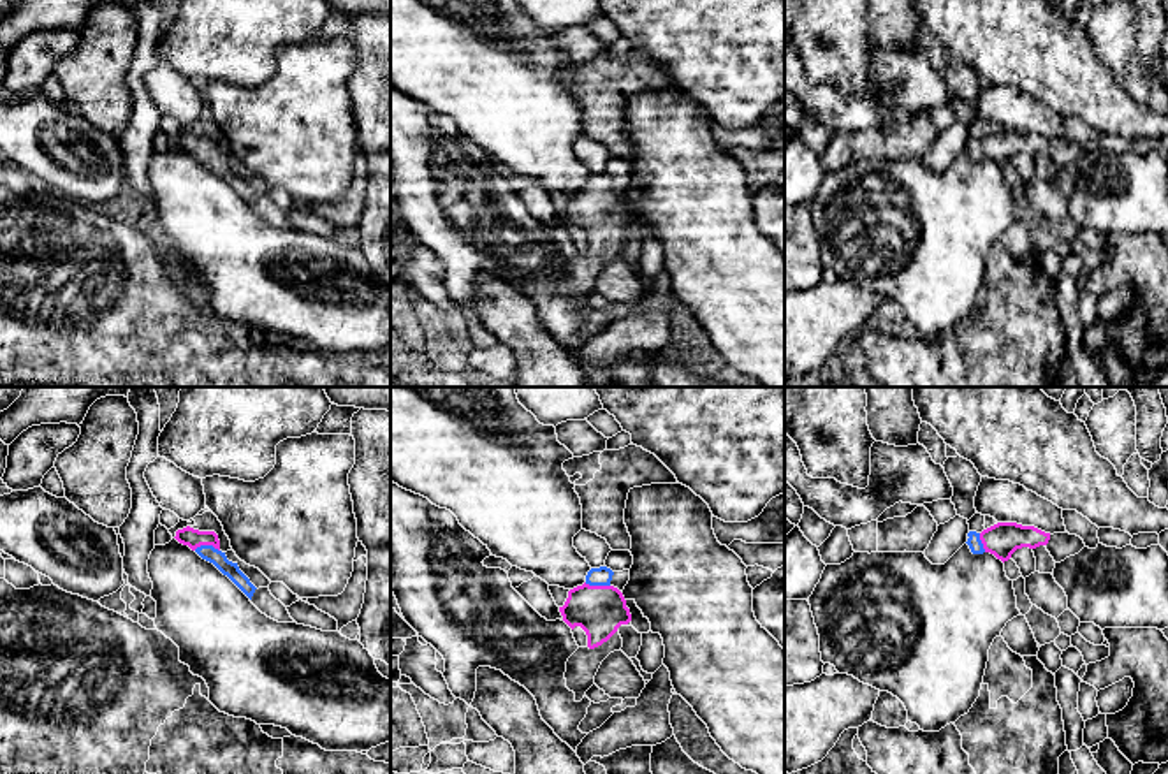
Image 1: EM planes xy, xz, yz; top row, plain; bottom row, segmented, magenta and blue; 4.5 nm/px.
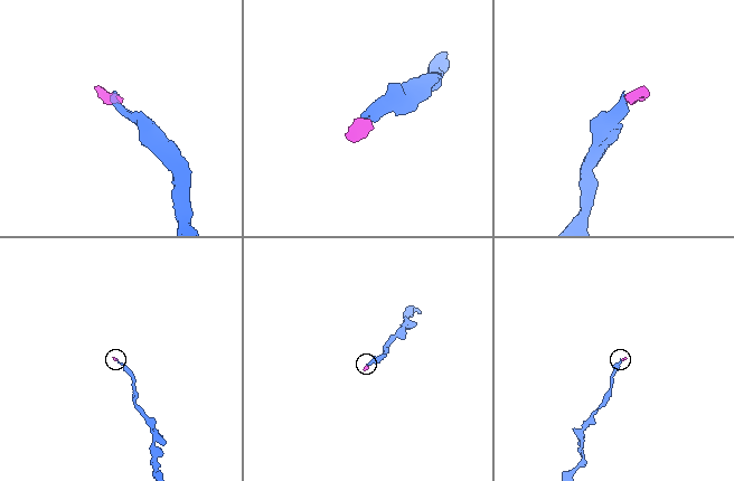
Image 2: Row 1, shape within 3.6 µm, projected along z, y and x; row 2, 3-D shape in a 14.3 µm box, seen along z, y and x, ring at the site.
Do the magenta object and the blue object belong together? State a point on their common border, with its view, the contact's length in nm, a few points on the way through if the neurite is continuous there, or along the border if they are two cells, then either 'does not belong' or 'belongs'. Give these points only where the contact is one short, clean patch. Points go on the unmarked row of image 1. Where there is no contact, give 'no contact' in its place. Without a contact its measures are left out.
meets magenta in xy at (206, 150); contact 120 nm long; runs through xy (190, 143), (206, 150), (208, 159); belongs

